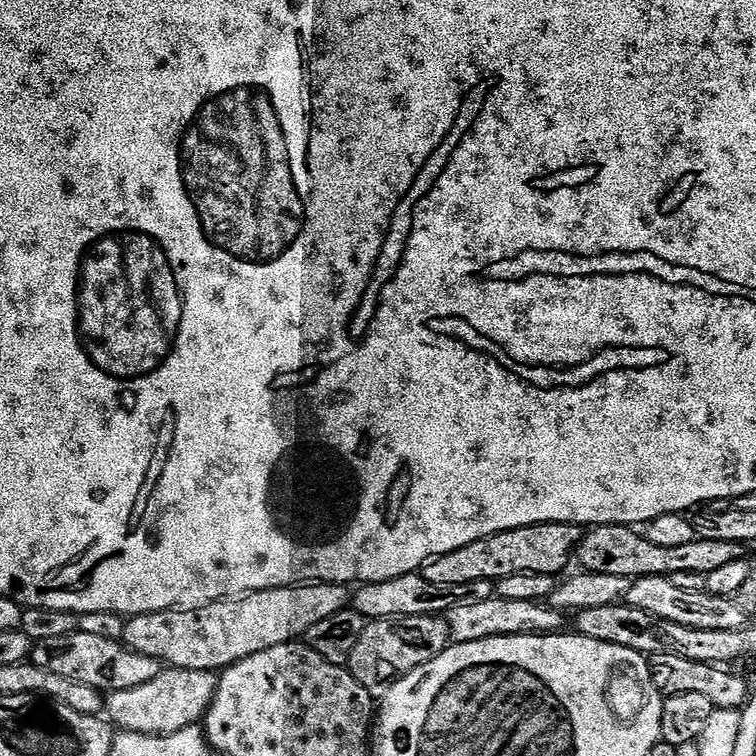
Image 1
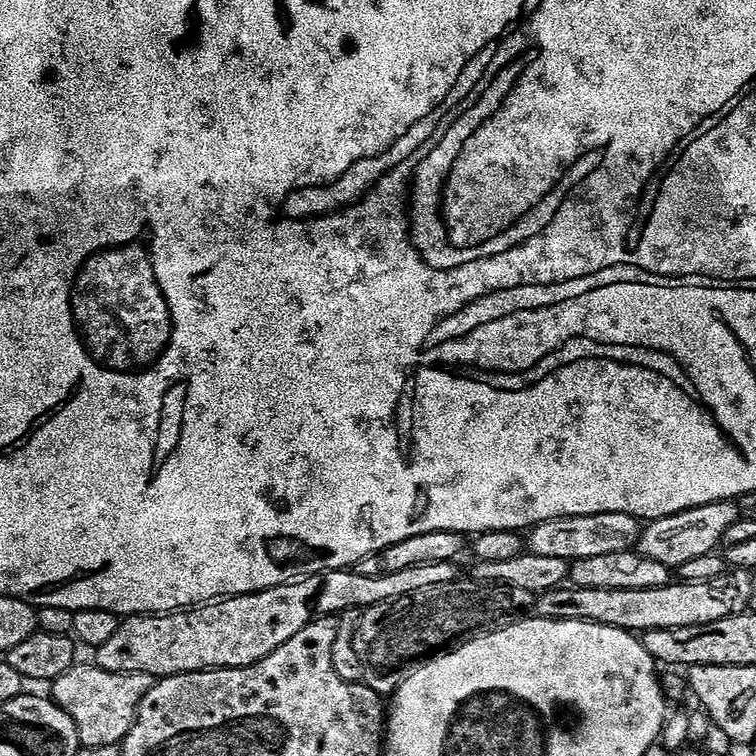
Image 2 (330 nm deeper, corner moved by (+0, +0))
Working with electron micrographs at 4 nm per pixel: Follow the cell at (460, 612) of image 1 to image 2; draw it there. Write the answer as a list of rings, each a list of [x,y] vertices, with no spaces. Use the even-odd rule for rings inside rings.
[[[744,568],[735,569],[734,574],[723,580],[714,580],[710,584],[685,584],[673,582],[658,590],[582,590],[565,586],[549,592],[541,592],[536,596],[535,615],[541,620],[569,620],[570,622],[586,622],[601,624],[611,628],[621,628],[623,632],[643,634],[650,630],[666,630],[682,626],[702,626],[706,622],[718,622],[722,618],[743,616],[749,611],[748,603],[753,603],[750,586],[754,583],[753,573]]]

